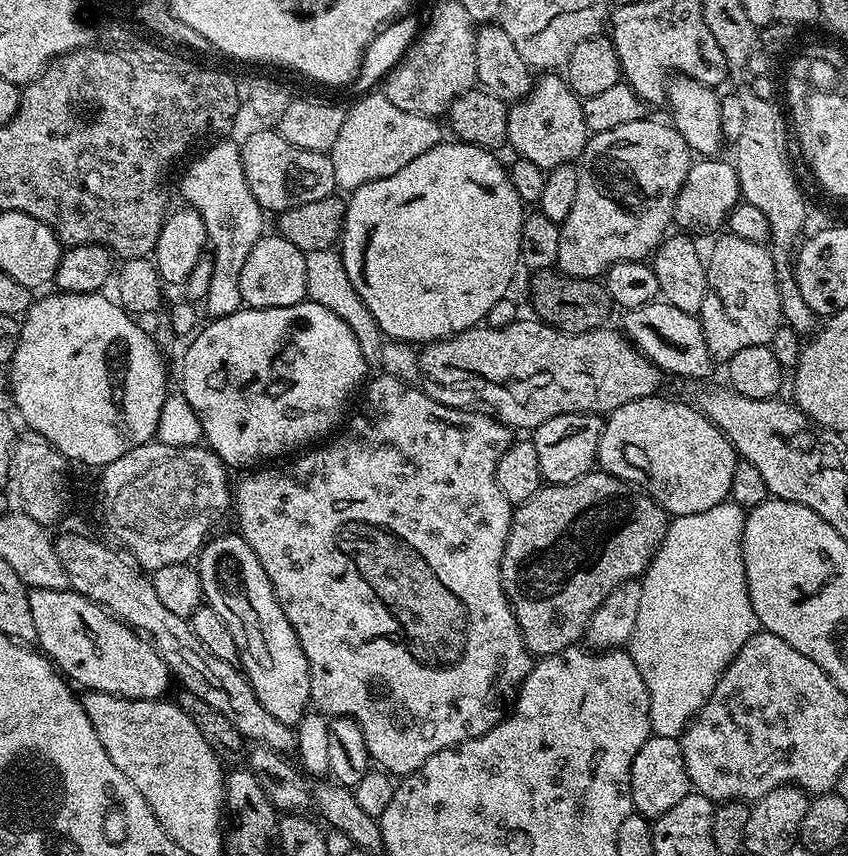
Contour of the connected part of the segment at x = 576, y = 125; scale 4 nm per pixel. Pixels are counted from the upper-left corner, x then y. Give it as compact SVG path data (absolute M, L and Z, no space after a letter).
M544 74L533 83L527 96L515 101L508 110L508 139L522 160L534 162L534 166L551 170L579 161L584 155L590 135L584 117L584 105L560 74Z

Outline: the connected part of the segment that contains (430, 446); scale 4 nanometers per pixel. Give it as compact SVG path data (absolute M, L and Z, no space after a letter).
M385 374L378 376L377 380L369 379L367 381L366 387L363 389L363 392L365 391L364 397L362 397L363 392L359 397L359 400L361 399L360 409L358 409L356 413L354 413L355 411L351 413L351 416L353 415L352 421L350 421L350 416L347 423L343 425L343 428L345 427L344 433L342 433L342 428L339 434L333 435L327 442L321 443L319 446L313 447L311 450L292 458L297 458L297 460L289 459L287 462L280 462L275 466L260 466L255 470L249 471L247 473L249 476L246 477L240 485L238 483L235 485L234 512L236 508L236 520L240 523L240 528L238 528L239 535L244 537L244 541L250 546L250 550L254 550L254 554L258 554L258 562L262 562L262 570L266 570L266 578L270 578L270 586L274 590L274 594L278 598L278 602L282 606L282 610L286 614L290 626L294 626L294 634L298 634L298 642L306 654L306 662L310 670L311 707L315 709L317 713L323 713L324 716L328 718L347 716L348 719L356 721L356 723L360 725L360 729L364 732L369 757L371 757L375 763L377 760L377 762L381 764L377 765L379 765L385 773L391 774L396 778L403 778L412 772L419 772L421 766L426 762L426 758L438 754L438 750L453 748L456 744L478 738L482 734L490 731L495 724L499 724L506 715L504 695L506 695L507 692L509 692L509 694L515 693L517 689L519 689L521 682L530 674L534 657L524 644L516 616L512 613L510 602L502 590L502 578L500 577L500 563L502 562L502 554L504 553L504 547L510 534L514 506L506 498L506 494L502 494L502 490L498 486L496 471L498 470L498 460L502 458L502 454L506 454L506 450L514 442L513 429L509 428L507 424L503 424L501 420L497 420L495 415L489 414L487 411L467 412L464 408L451 408L450 405L439 404L434 397L427 396L424 392L419 392L419 387L404 384L402 381Z

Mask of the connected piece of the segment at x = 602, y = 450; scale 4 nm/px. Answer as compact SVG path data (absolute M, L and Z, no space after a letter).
M657 394L626 402L626 406L618 406L618 410L607 413L596 455L603 471L633 486L641 483L641 468L648 479L646 488L652 499L673 517L702 514L702 510L710 510L710 506L725 503L732 491L734 470L738 463L736 447L722 434L722 430L714 426L710 418L703 416L699 408L688 404L680 400L667 400L664 394Z

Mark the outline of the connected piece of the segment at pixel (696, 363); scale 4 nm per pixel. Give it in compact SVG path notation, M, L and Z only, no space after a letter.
M653 302L627 309L623 316L624 335L636 345L645 358L660 367L661 373L689 376L692 380L700 380L703 376L711 374L714 361L706 346L700 321L693 313L683 312L663 302Z

